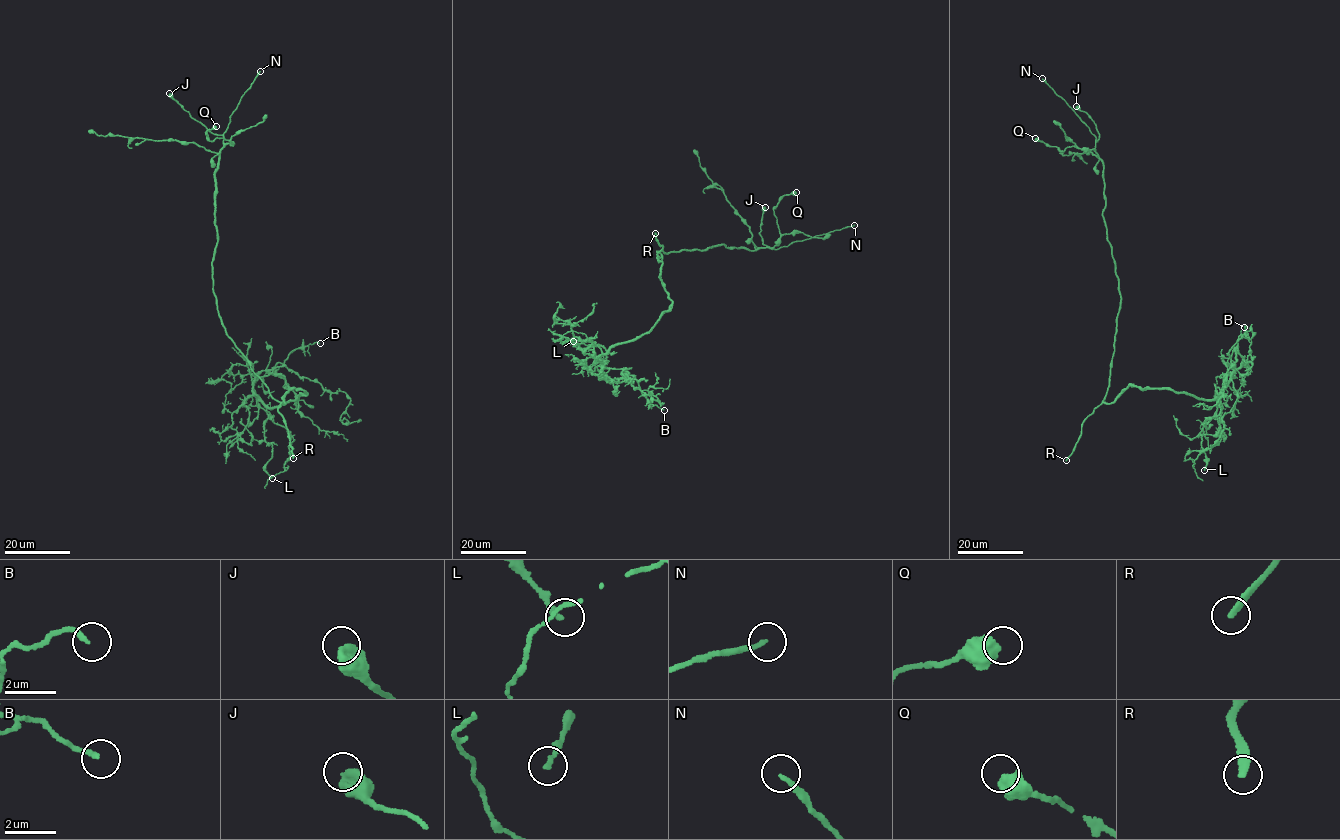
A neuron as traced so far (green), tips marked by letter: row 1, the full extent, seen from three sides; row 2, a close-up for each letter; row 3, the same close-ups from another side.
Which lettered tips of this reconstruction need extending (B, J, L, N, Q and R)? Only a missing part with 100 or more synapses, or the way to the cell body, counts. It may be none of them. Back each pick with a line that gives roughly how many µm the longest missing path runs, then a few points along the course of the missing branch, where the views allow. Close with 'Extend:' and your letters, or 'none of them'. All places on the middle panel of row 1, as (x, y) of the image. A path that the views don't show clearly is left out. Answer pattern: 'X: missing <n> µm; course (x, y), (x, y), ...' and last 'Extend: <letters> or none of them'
R: missing 15 µm; course (655, 233), (651, 225), (640, 221), (638, 214), (633, 214)
Extend: R

